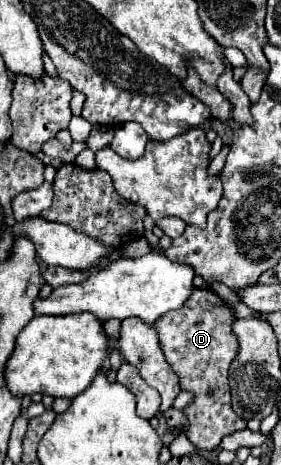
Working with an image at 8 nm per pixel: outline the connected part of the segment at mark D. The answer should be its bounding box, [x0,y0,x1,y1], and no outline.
[153,289,247,449]

